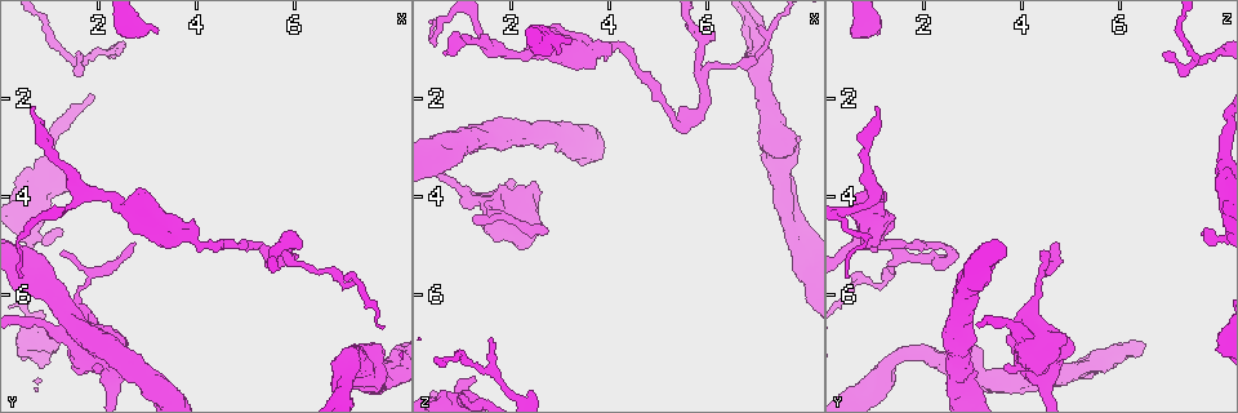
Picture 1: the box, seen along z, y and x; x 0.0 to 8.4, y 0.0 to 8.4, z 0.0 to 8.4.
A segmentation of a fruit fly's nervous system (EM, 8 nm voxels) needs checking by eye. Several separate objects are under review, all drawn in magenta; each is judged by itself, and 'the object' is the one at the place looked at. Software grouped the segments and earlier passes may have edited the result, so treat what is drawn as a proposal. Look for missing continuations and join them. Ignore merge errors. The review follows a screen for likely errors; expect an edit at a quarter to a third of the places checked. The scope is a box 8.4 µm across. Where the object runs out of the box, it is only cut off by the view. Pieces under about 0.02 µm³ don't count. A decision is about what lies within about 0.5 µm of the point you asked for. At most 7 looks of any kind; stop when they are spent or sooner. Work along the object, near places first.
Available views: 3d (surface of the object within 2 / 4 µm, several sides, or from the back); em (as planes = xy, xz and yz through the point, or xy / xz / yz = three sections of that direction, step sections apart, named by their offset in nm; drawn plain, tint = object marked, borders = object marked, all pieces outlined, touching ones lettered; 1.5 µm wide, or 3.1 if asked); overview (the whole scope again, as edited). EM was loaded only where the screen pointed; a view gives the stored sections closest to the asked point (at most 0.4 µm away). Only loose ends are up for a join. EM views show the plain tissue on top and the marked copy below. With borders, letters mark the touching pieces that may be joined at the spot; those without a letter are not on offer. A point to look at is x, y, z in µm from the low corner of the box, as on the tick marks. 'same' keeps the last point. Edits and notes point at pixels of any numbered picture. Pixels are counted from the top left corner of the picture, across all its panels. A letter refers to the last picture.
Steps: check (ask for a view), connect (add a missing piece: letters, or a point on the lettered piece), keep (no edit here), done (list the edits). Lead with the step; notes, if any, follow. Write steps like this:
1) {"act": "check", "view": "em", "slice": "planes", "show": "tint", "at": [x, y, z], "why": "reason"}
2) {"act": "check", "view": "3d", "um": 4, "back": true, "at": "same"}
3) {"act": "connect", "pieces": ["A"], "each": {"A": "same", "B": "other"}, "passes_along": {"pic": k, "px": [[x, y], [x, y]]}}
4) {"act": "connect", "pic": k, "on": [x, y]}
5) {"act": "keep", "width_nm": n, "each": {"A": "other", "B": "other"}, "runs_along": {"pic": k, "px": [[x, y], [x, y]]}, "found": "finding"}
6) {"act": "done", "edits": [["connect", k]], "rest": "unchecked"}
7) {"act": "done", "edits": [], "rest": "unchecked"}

{"act": "check", "view": "3d", "um": 2, "at": [1.60, 1.05, 6.90], "why": "thin end"}

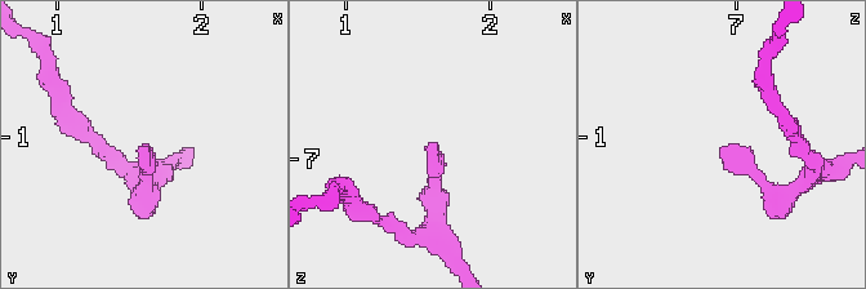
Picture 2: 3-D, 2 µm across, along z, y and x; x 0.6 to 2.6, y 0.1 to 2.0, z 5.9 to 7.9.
{"act": "check", "view": "em", "slice": "planes", "show": "borders", "at": [1.62, 1.08, 6.90], "why": "need the tissue"}

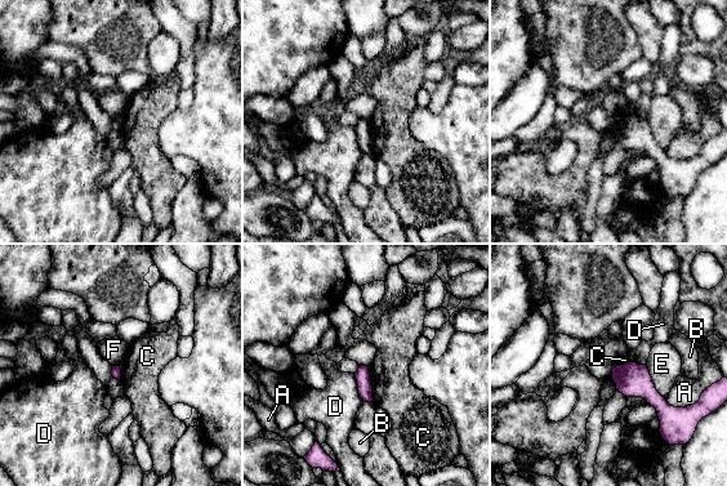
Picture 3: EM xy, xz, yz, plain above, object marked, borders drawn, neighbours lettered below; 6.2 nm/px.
{"act": "keep", "each": {"A": "other", "B": "other", "C": "other", "D": "other", "E": "other", "F": "other"}, "border": {"pic": 3, "px": [[368, 366], [373, 401]]}, "found": "no lettered piece goes on from it"}

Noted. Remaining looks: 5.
{"act": "check", "view": "3d", "um": 4, "at": [1.25, 5.20, 4.50], "why": "branch stops here"}

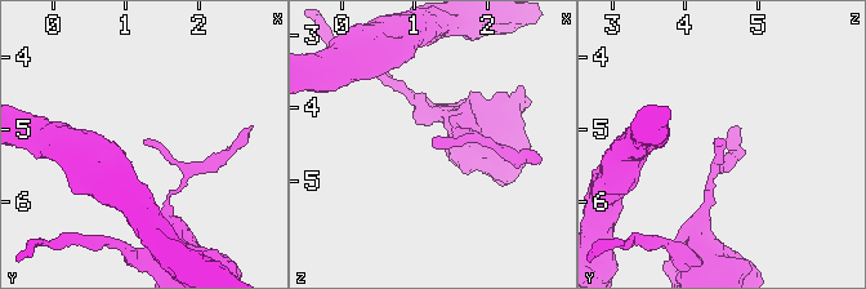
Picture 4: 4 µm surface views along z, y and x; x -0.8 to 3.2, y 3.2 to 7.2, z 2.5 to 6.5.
{"act": "check", "view": "em", "slice": "xy", "step": 4, "show": "borders", "at": [1.25, 5.15, 4.45]}

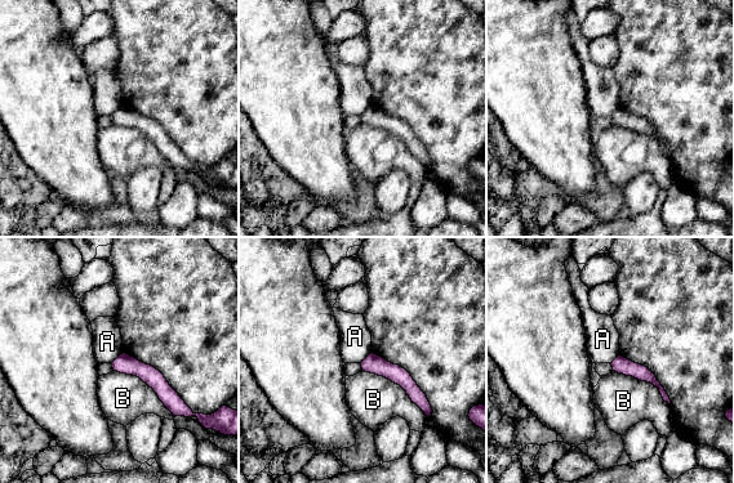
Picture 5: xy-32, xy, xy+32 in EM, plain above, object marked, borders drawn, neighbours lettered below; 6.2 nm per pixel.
{"act": "check", "view": "em", "slice": "planes", "show": "borders", "at": "same", "why": "cut it another way"}

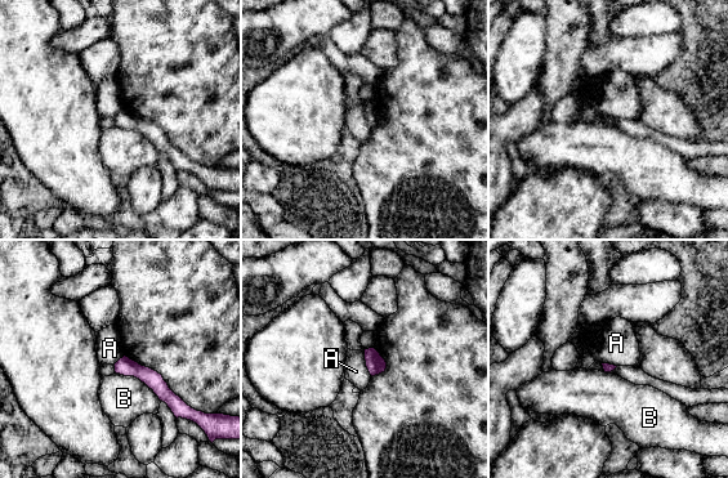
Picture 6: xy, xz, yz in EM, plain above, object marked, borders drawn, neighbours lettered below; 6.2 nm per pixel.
{"act": "keep", "each": {"A": "other", "B": "other"}, "border": {"pic": 6, "px": [[364, 349], [365, 366], [371, 376]]}, "found": "no lettered piece goes on from it"}

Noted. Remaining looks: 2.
{"act": "check", "view": "em", "slice": "planes", "show": "borders", "at": [3.30, 0.65, 0.80], "why": "an open end"}

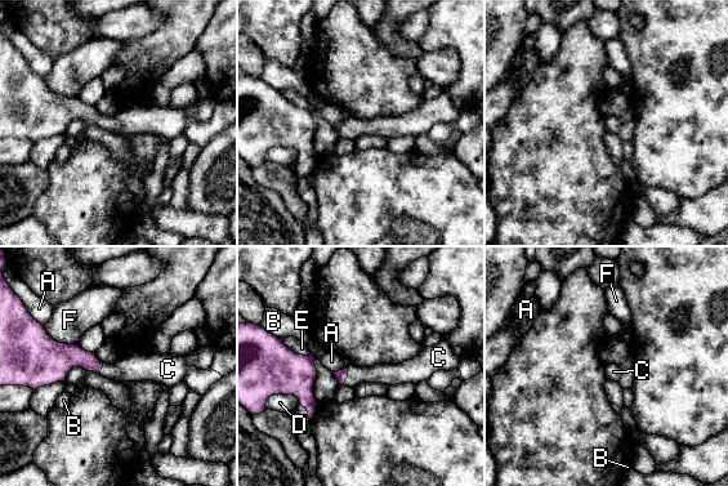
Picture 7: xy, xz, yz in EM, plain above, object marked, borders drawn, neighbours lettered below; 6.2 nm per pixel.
{"act": "connect", "pieces": ["C"], "each": {"A": "other", "B": "other", "C": "same", "D": "other", "E": "other", "F": "other"}, "passes_along": {"pic": 7, "px": [[342, 375], [347, 377], [387, 374]]}, "found": "the cell continues"}

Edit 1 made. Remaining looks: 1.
{"act": "done", "edits": [["connect", 7]], "rest": "unchecked"}

